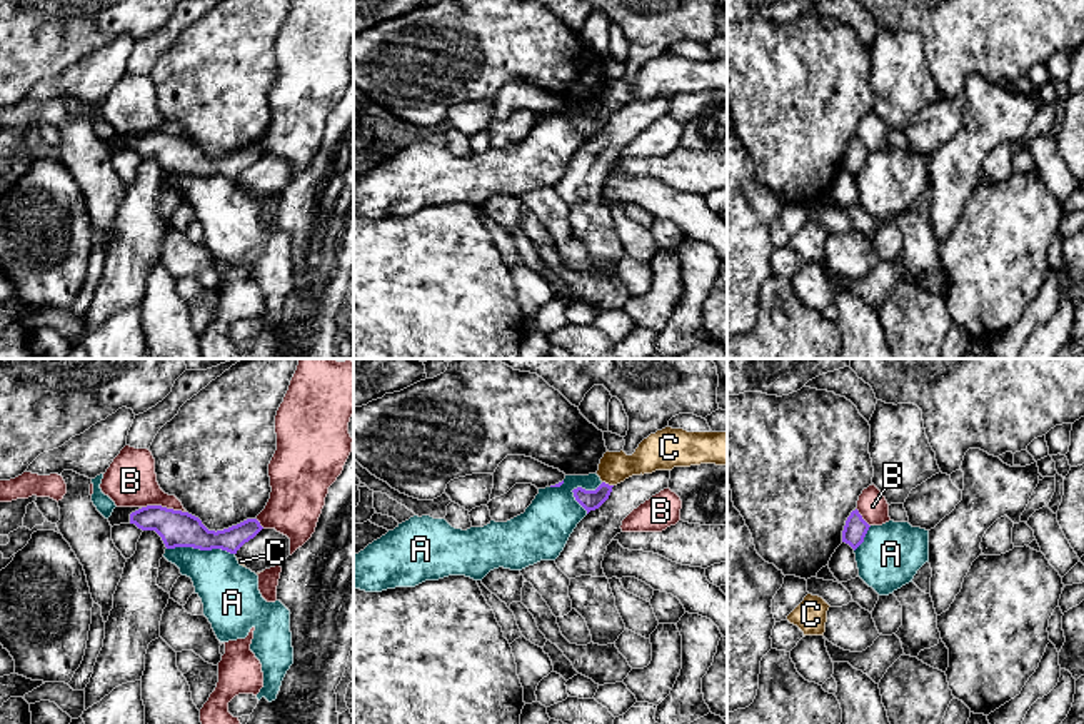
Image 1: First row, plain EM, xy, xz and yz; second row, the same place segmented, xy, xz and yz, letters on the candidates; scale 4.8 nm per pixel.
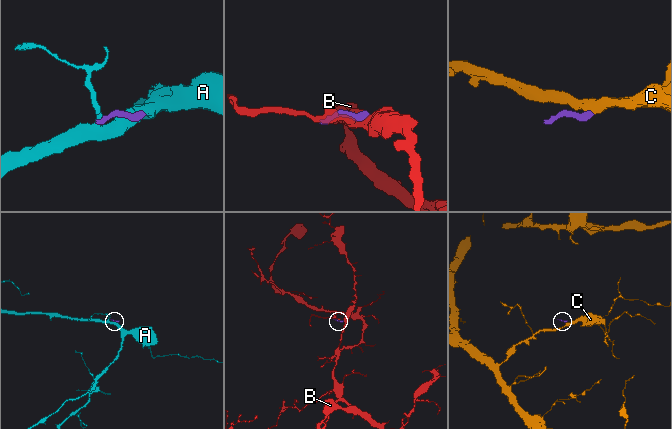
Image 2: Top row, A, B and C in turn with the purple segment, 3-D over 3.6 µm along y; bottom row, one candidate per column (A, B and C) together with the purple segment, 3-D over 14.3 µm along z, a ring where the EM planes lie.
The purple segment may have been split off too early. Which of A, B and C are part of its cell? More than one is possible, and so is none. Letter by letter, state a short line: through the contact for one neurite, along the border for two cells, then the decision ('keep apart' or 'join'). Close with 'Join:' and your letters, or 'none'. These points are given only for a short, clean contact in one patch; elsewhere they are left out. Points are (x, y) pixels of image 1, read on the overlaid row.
A: keep apart
B: keep apart
C: line xz (602, 481), (612, 486); keep apart
Join: none

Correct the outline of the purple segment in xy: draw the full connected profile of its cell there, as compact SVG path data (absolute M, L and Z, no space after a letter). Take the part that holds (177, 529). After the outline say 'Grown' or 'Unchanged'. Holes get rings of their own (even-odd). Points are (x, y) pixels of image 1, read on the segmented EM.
M147 505L130 514L130 524L142 530L155 530L167 549L193 547L200 551L222 549L230 554L253 539L263 527L257 519L247 519L223 530L208 530L188 512Z. Unchanged

